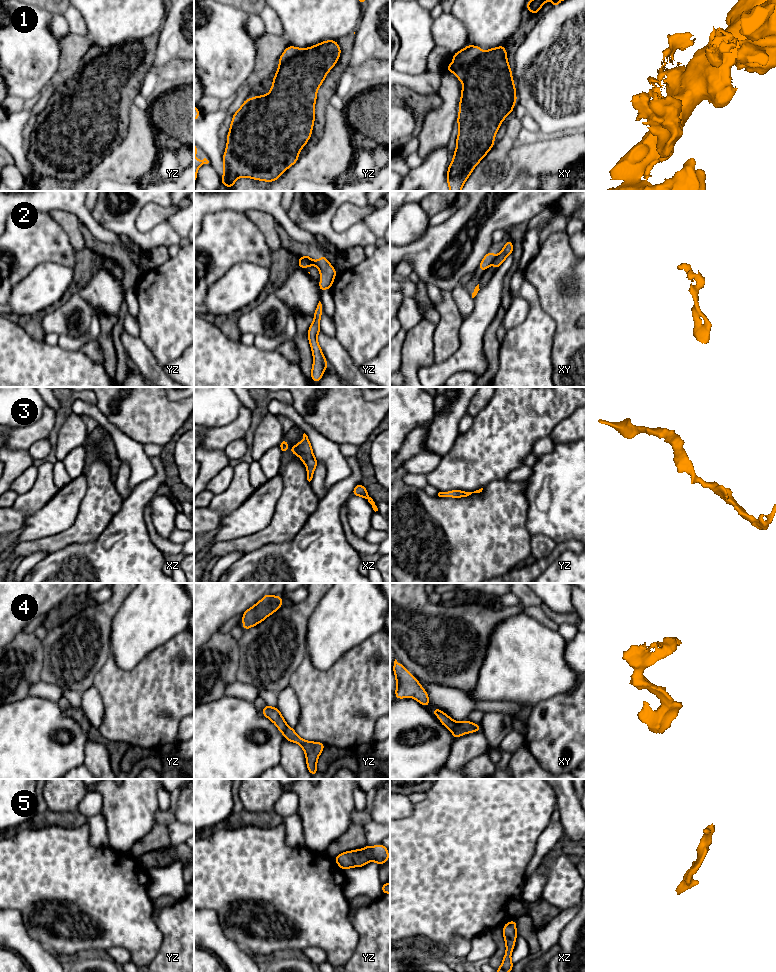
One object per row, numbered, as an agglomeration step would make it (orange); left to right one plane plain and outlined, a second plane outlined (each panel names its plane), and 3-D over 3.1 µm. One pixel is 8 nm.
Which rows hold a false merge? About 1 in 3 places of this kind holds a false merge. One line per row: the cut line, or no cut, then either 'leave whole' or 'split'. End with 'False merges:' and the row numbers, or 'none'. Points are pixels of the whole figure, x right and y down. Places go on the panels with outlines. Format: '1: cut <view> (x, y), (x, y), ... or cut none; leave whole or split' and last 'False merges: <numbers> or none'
1: cut none; leave whole
2: cut yz (303, 257), (306, 257), (314, 265); split
3: cut none; leave whole
4: cut none; leave whole
5: cut none; leave whole
False merges: 2

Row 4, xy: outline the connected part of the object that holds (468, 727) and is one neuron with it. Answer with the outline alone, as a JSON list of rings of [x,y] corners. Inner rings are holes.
[[[434,708],[432,713],[440,719],[443,726],[447,727],[451,731],[454,739],[467,733],[481,731],[480,725],[473,724],[469,720],[458,723],[438,708]]]

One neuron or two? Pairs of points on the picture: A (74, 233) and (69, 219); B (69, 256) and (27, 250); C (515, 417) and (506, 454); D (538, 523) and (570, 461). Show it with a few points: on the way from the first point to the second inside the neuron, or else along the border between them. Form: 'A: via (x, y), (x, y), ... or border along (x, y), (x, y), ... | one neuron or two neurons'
A: via (73, 230), (69, 222) | one neuron
B: via (59, 250), (37, 250) | one neuron
C: via (509, 426), (506, 429), (506, 445) | one neuron
D: via (554, 511), (570, 495), (570, 477) | one neuron

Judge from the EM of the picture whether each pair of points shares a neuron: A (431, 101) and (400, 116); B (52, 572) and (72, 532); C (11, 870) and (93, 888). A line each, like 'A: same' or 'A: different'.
A: different
B: different
C: same

